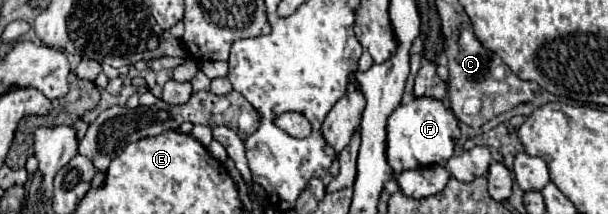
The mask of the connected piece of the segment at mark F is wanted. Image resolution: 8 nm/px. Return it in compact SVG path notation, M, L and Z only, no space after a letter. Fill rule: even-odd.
M417 97L409 103L399 105L391 113L387 121L385 157L395 175L407 169L417 169L427 165L445 165L451 159L459 137L461 137L461 131L459 131L457 119L449 111L449 107L445 107L443 101L437 101L431 97Z

